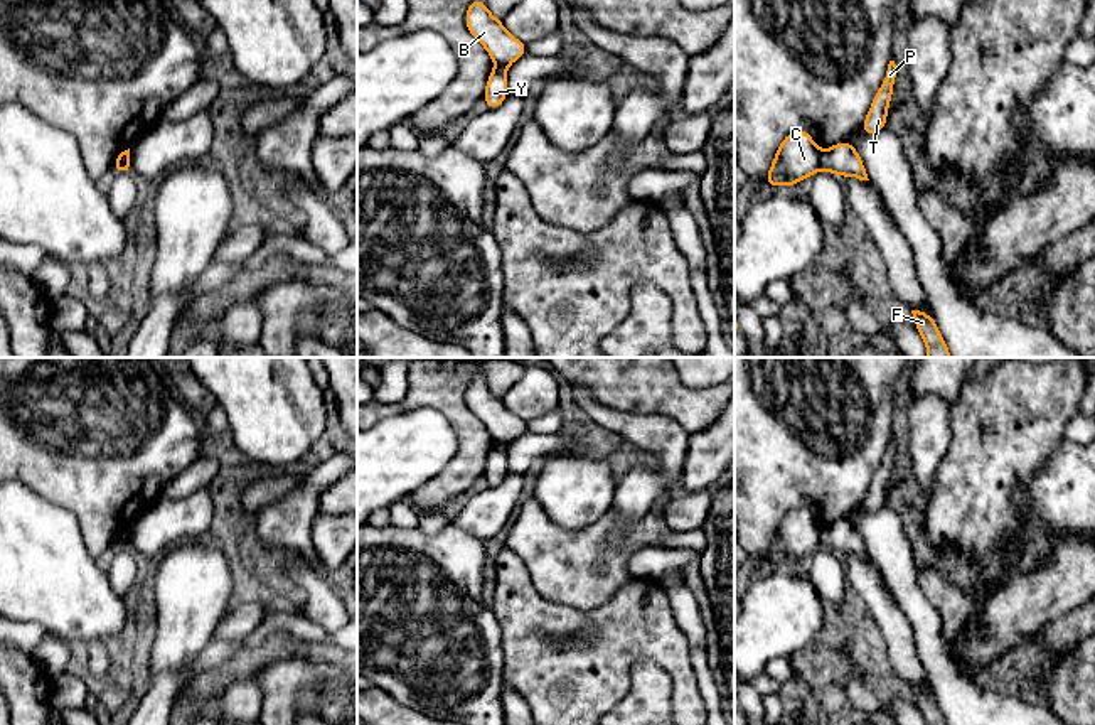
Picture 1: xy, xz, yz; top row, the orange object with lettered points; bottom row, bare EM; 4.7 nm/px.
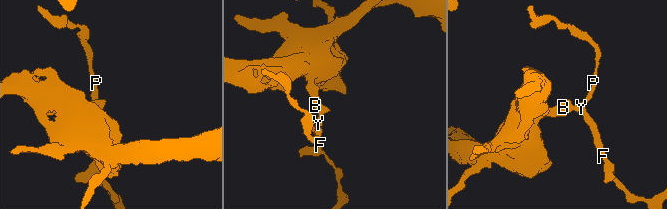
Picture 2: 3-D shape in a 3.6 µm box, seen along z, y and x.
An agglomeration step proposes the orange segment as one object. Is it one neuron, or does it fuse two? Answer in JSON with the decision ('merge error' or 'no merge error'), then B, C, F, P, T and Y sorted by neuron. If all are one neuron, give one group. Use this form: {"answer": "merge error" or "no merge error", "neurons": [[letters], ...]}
{"answer": "merge error", "neurons": [["B", "C"], ["F", "P", "T", "Y"]]}

